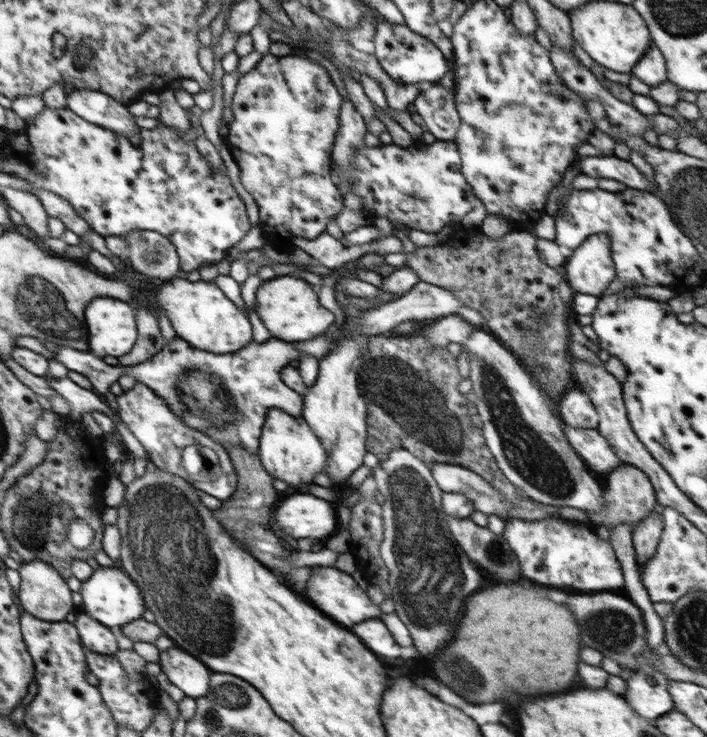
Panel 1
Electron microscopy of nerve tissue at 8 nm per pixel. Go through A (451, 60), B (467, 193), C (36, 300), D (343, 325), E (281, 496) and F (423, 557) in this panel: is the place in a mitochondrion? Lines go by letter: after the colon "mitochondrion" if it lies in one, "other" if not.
A: other
B: other
C: mitochondrion
D: other
E: other
F: mitochondrion

